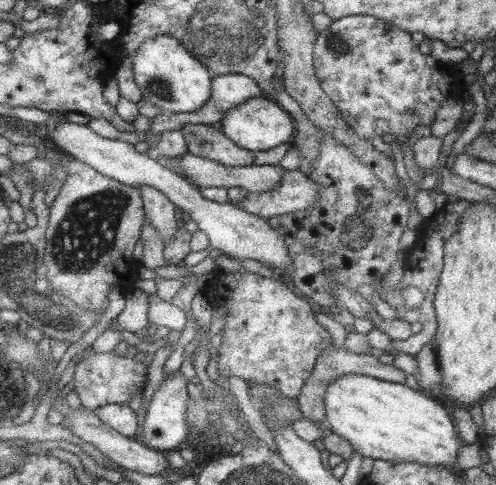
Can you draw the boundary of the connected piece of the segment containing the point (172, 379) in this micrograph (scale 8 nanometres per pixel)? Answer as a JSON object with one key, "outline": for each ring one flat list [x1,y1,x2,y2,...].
{"outline":[[177,372,167,373,165,380,160,382,158,390,153,393,148,404,145,416,143,417,142,433,139,442,144,446,157,451,176,450,182,445,185,445,187,438,187,425,185,425,185,408,187,408,187,380,182,374]]}

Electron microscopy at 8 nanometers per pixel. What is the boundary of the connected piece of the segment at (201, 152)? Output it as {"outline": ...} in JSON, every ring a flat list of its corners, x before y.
{"outline":[[185,124,179,128,189,153,225,166,253,164,253,152,239,148,211,125]]}

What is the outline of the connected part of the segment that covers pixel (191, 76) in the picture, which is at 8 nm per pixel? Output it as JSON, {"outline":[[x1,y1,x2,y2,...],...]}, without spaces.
{"outline":[[165,34,144,40,130,62,133,80,141,91,142,100,154,107,170,112,189,113,207,103,211,94,212,75,175,37]]}

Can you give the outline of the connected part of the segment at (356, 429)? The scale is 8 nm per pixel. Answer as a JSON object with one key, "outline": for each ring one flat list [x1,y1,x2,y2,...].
{"outline":[[347,373,326,385,323,406,324,424,331,428,332,434,344,439,352,447,353,452,361,455,362,458,446,467,457,462,456,457,460,446,465,446,455,434,455,424,451,422,443,406,409,390,405,385,385,382,371,376]]}

